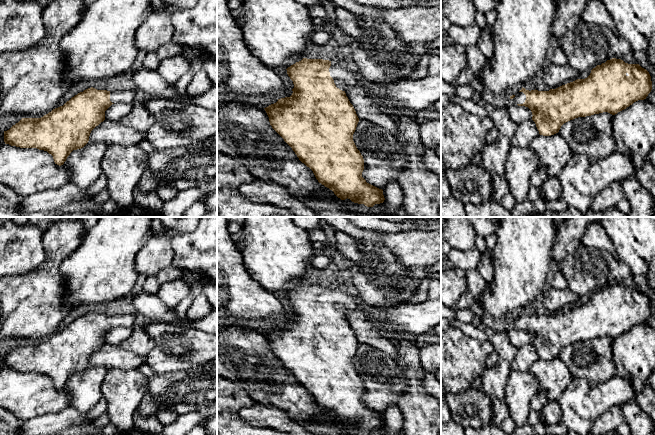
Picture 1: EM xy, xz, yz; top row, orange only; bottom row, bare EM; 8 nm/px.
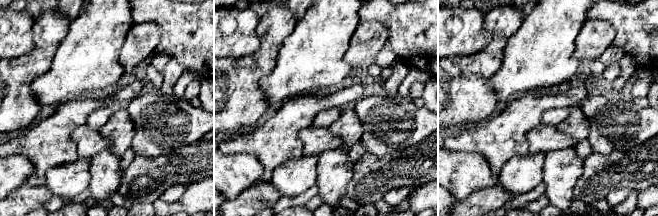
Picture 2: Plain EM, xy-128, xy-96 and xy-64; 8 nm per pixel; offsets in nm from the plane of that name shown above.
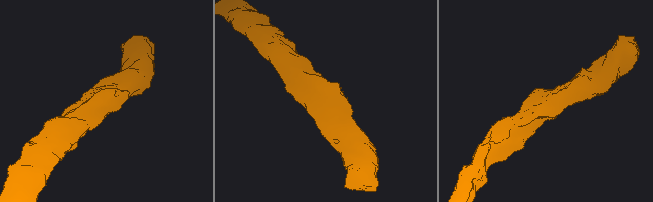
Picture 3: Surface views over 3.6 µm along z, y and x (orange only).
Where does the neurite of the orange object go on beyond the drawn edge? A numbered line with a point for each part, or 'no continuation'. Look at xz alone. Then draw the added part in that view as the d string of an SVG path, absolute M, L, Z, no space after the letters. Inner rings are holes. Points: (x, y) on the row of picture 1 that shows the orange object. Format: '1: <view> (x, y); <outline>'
1: xz (344, 73); M350 61L331 62L329 72L336 87L342 91L345 91L349 85L360 83L362 79L359 71Z

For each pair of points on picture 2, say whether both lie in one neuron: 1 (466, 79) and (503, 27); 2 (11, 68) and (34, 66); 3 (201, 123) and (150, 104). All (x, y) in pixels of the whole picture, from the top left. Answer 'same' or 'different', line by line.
1: same
2: same
3: same

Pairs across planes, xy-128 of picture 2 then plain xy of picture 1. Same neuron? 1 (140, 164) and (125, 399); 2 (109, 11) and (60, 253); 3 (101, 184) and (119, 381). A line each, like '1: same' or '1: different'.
1: different
2: different
3: same

